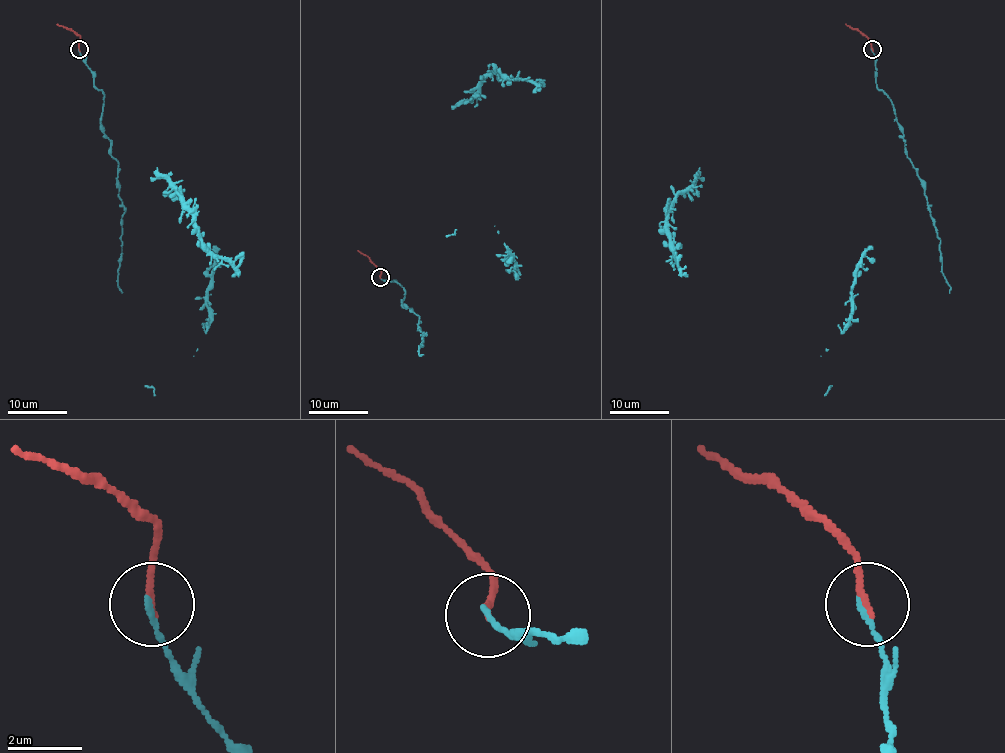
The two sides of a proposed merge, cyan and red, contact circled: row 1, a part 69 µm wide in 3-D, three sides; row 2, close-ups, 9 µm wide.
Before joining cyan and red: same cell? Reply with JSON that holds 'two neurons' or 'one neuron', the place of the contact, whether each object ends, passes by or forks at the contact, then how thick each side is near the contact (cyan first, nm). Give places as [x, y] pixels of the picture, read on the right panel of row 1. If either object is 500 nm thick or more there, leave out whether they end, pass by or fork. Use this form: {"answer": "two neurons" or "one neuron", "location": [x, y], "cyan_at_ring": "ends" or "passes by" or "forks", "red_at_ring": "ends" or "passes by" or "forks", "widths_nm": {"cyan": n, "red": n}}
{"answer": "one neuron", "location": [872, 49], "cyan_at_ring": "ends", "red_at_ring": "ends", "widths_nm": {"cyan": 140, "red": 150}}

